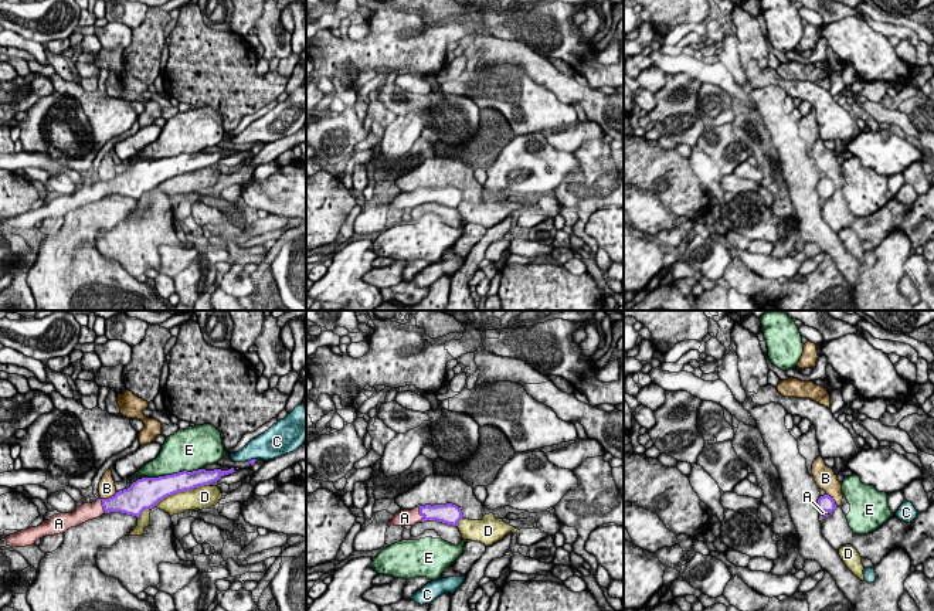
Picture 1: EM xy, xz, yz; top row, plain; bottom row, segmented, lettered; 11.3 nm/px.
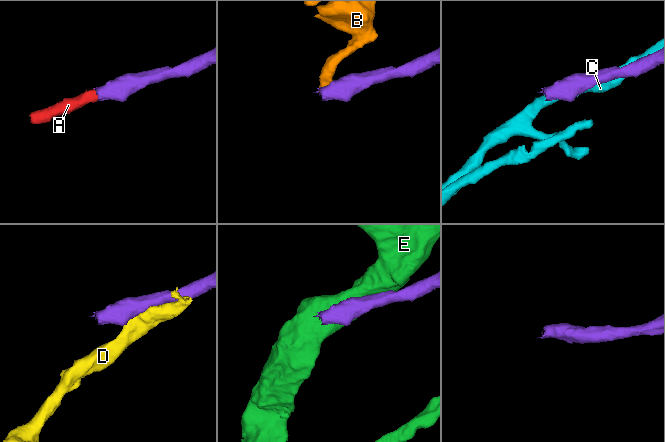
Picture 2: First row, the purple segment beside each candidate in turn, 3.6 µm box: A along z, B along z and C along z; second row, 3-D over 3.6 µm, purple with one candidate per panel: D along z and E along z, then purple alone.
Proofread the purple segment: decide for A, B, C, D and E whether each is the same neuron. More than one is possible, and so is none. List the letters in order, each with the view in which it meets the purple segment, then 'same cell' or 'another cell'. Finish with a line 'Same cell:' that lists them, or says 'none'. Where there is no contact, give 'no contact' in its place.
A: contact in xy; same cell
B: contact in xy; another cell
C: contact in xy; another cell
D: contact in xy; another cell
E: contact in xy; another cell
Same cell: A

